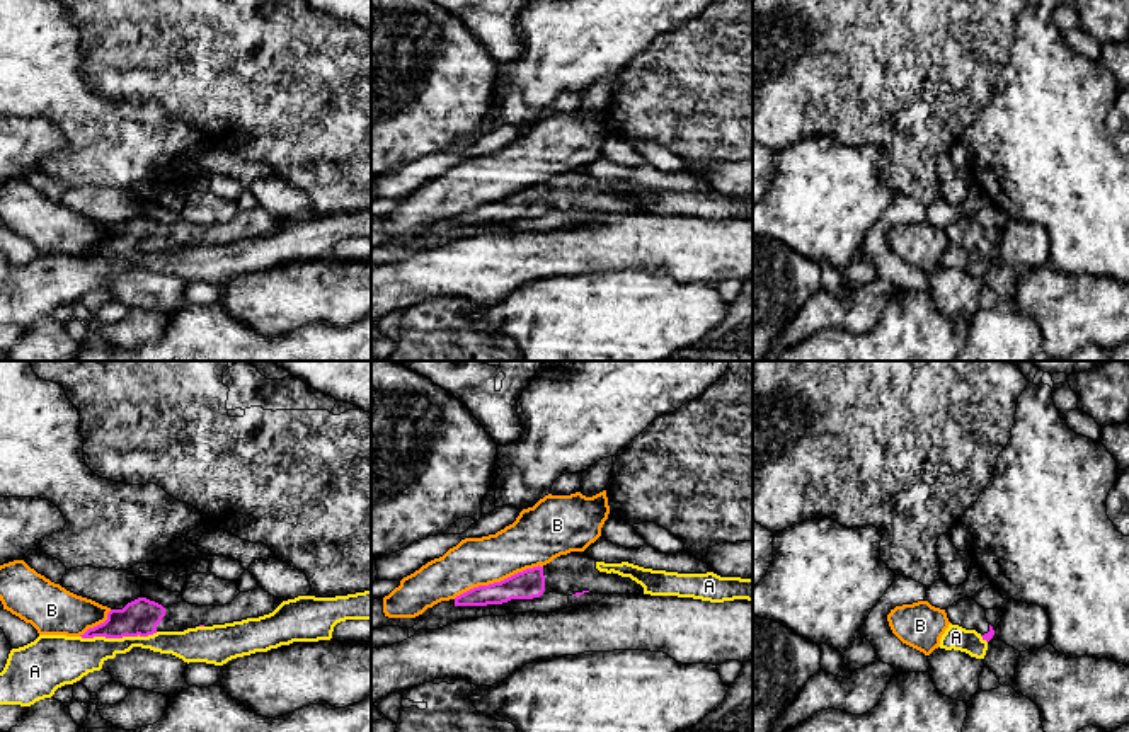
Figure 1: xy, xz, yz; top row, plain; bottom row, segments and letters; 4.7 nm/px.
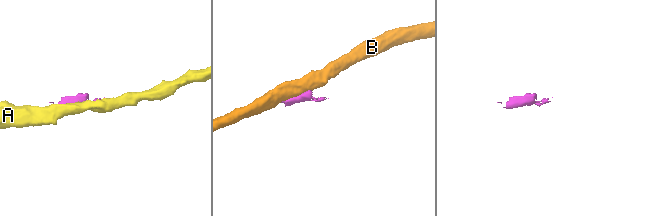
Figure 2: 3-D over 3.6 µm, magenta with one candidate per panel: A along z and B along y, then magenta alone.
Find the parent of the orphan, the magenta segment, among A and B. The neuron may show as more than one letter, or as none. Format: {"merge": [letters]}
{"merge": []}

